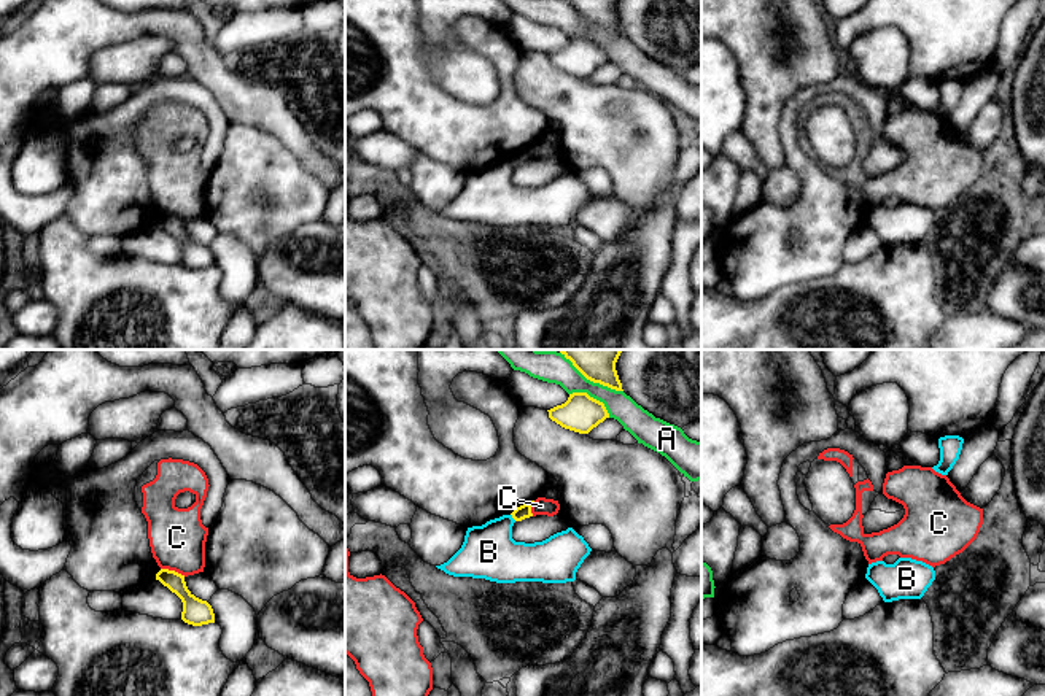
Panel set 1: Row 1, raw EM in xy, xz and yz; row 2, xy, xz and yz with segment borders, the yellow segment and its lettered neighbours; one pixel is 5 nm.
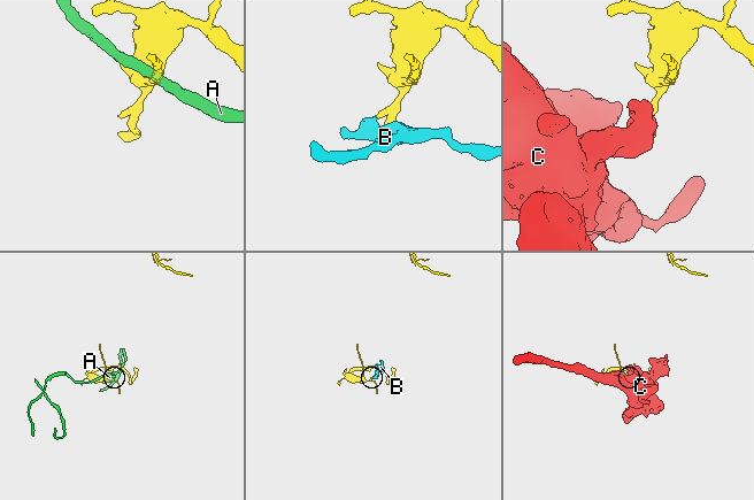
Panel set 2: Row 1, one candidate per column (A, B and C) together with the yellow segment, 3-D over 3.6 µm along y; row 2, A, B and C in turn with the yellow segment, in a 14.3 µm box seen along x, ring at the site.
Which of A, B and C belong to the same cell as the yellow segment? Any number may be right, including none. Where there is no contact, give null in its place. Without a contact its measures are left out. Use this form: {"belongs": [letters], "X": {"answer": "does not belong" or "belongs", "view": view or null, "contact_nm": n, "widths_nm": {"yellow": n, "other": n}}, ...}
{"belongs": [], "A": {"answer": "does not belong", "view": "xz", "contact_nm": 380, "widths_nm": {"yellow": 260, "other": 160}}, "B": {"answer": "does not belong", "view": "xz", "contact_nm": 50, "widths_nm": {"yellow": 70, "other": 280}}, "C": {"answer": "does not belong", "view": "xy", "contact_nm": 130, "widths_nm": {"yellow": 140, "other": 280}}}

